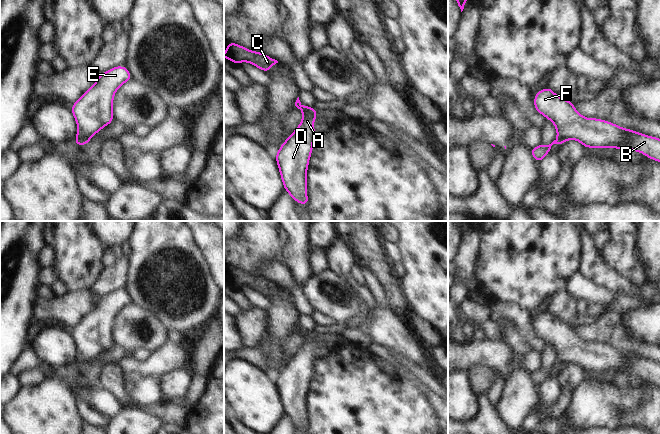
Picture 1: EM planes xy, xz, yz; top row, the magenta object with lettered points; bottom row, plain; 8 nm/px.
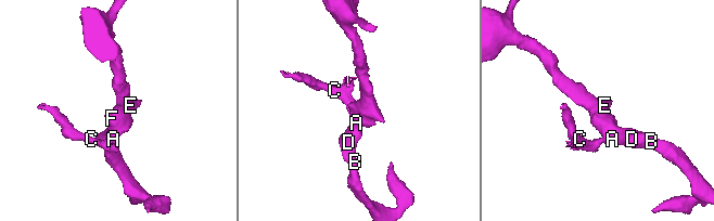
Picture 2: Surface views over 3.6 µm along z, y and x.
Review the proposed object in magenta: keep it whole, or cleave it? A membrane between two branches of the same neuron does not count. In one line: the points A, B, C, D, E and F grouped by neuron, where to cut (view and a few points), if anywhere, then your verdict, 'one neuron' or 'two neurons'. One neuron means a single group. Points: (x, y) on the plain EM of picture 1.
A B D E F / C; cut in xy along (76, 360), (86, 360), (89, 362); two neurons

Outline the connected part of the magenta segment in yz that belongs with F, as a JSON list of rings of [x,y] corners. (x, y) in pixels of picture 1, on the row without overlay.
[[[549,312],[539,314],[534,320],[533,329],[538,337],[550,344],[557,355],[557,360],[565,364],[576,364],[586,372],[628,373],[641,376],[644,380],[660,386],[660,362],[622,352],[607,344],[586,342],[576,333],[571,324],[566,324]]]

